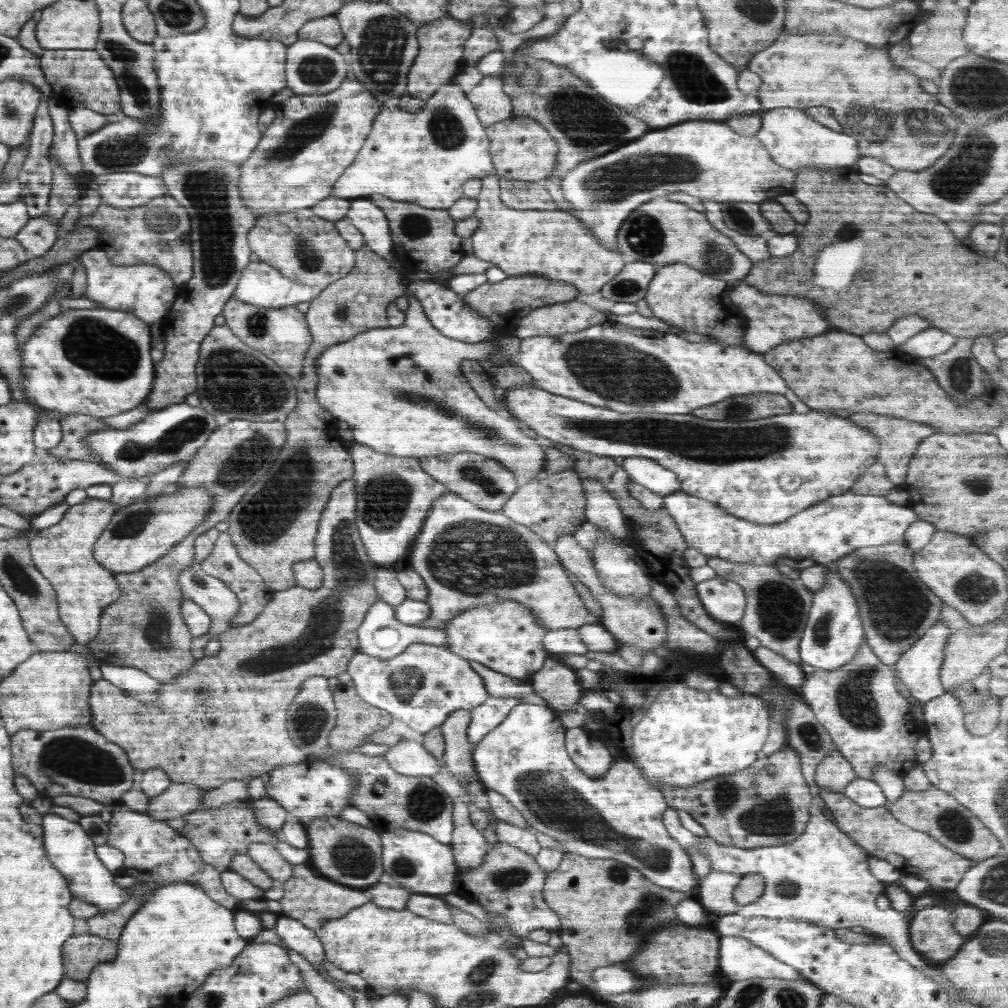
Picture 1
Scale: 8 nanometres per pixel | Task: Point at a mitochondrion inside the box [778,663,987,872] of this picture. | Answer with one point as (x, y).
(950, 822)

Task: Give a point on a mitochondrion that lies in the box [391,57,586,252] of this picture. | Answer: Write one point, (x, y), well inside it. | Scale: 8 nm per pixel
(447, 130)

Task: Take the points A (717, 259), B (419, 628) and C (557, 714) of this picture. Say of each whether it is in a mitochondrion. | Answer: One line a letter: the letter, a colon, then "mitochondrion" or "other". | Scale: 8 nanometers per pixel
A: mitochondrion
B: other
C: other

